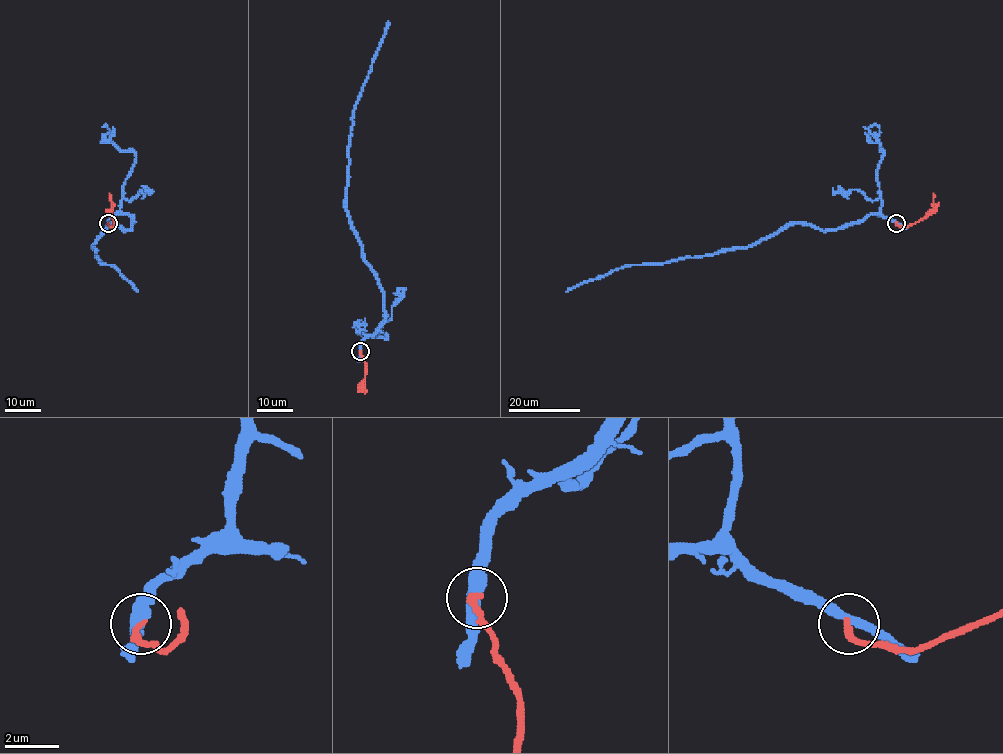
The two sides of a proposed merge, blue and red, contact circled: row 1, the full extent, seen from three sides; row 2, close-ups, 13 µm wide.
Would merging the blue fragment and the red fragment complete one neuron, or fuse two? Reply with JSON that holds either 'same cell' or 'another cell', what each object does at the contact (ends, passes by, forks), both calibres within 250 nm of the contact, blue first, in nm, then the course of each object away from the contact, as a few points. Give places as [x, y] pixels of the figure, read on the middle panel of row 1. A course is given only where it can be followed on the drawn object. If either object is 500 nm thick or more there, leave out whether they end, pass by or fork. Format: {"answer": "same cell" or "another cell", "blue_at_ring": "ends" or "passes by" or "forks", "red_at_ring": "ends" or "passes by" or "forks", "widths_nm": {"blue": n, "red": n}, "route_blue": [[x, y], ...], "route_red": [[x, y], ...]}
{"answer": "another cell", "blue_at_ring": "passes by", "red_at_ring": "ends", "widths_nm": {"blue": 360, "red": 280}, "route_blue": [[360, 352], [385, 312], [377, 274], [346, 212], [349, 138], [353, 111], [388, 21]], "route_red": [[360, 352], [365, 364], [362, 388]]}

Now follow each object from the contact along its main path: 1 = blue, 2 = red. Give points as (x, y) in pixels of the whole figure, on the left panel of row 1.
1: (108, 223), (120, 213), (133, 219), (128, 230), (110, 223), (94, 246), (101, 263), (118, 270), (136, 291)
2: (108, 223), (113, 225), (110, 193)

